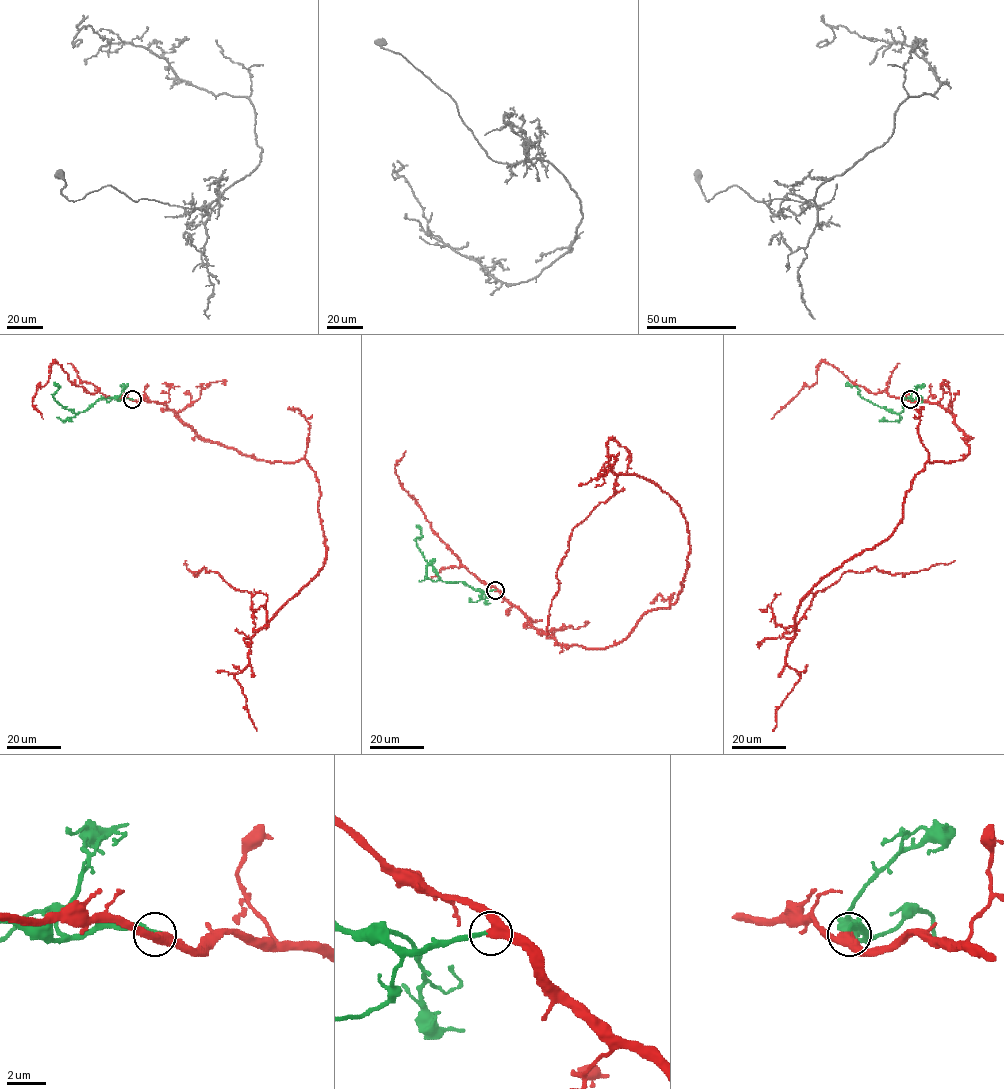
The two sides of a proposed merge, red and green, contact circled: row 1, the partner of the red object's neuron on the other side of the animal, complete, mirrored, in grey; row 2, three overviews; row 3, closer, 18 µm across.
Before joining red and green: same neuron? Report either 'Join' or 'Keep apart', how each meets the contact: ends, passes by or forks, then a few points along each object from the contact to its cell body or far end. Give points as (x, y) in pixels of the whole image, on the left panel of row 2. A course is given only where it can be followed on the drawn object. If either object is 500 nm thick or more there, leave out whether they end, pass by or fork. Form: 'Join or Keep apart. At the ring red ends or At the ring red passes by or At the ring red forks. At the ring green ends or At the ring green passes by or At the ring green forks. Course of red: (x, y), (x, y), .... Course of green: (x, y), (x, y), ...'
Join. At the ring red passes by. At the ring green ends. Course of red: (132, 399), (259, 459), (305, 459), (318, 480), (325, 563), (261, 627), (251, 595), (186, 560). Course of green: (132, 399), (101, 399), (77, 413), (54, 399), (59, 387), (55, 384)

